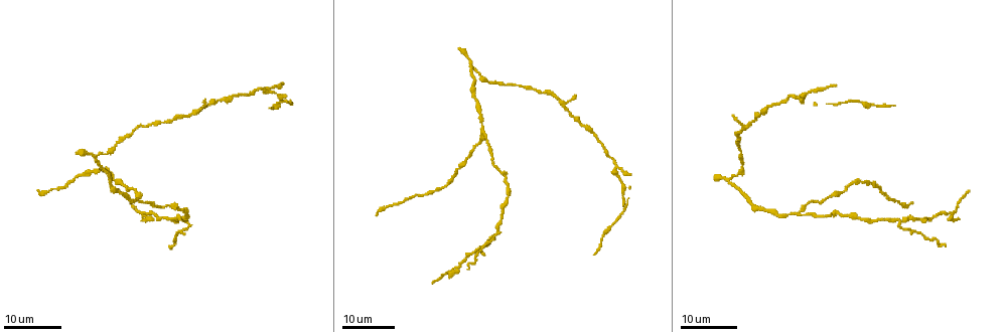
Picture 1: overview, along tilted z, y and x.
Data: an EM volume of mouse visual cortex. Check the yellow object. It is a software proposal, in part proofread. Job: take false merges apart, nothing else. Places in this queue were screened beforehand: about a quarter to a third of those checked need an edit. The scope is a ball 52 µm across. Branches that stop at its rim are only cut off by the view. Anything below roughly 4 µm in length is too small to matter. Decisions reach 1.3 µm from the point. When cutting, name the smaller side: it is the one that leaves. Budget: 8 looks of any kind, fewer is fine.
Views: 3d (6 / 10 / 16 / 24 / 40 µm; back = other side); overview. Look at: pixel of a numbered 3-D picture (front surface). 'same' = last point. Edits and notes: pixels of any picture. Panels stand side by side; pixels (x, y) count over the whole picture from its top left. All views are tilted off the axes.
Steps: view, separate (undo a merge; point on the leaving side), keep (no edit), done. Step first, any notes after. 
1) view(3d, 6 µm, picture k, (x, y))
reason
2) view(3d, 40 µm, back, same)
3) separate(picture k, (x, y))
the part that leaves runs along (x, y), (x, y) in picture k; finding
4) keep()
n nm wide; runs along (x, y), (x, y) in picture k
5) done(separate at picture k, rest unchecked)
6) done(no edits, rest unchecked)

view(3d, 16 µm, picture 1, (796, 214))
a fork

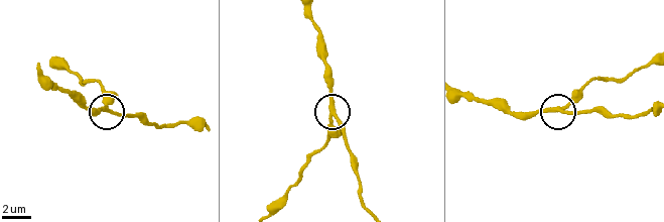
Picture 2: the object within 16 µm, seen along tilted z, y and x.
view(3d, 10 µm, picture 2, (333, 116))

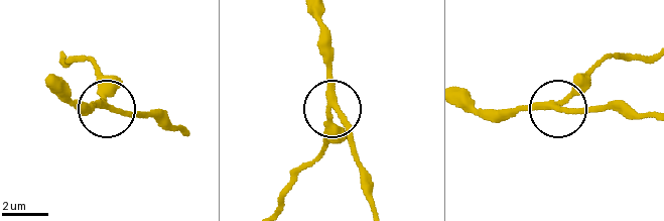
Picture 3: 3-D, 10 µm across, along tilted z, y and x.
keep()
250 nm wide; one cell here

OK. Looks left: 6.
view(3d, 16 µm, picture 1, (899, 221))
small branch off a trunk

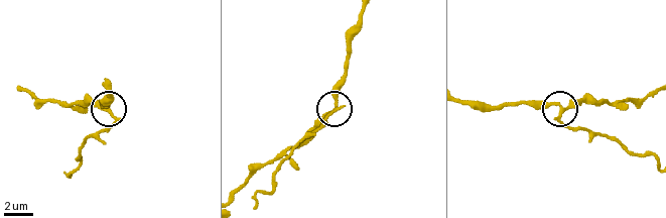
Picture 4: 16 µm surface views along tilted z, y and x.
view(3d, 10 µm, picture 4, (562, 109))

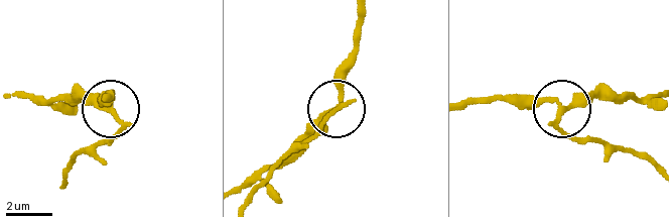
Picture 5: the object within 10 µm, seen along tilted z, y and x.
separate(picture 5, (111, 139))
side arm 12 µm; two cells meet here

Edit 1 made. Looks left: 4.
view(overview)

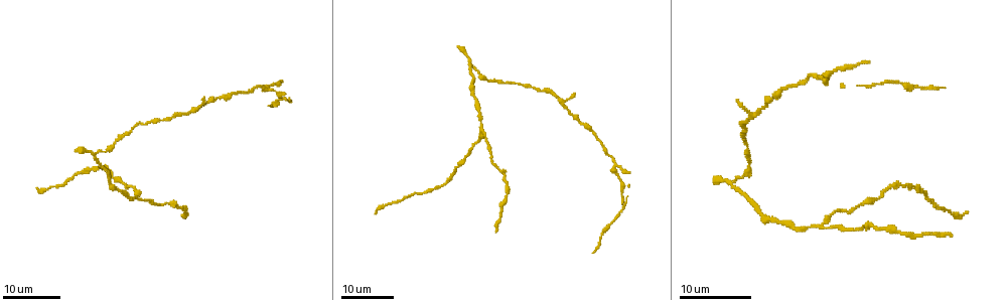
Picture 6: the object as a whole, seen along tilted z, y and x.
view(3d, 16 µm, picture 6, (591, 129))

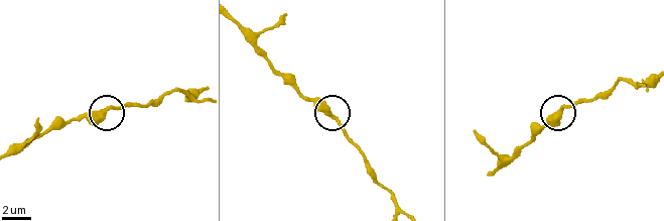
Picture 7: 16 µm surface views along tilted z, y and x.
view(3d, 10 µm, picture 7, (106, 112))

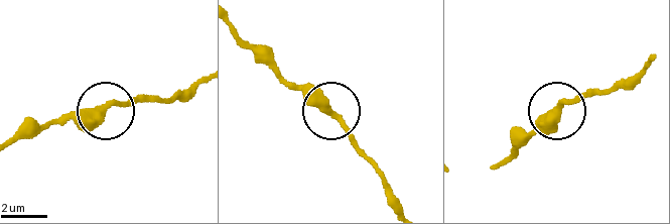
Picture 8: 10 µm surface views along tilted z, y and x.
keep()
runs along (10, 143), (52, 123), (85, 121), (118, 106), (163, 103) in picture 8; continuous, no second cell

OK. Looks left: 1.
done(separate at picture 5, rest unchecked)

